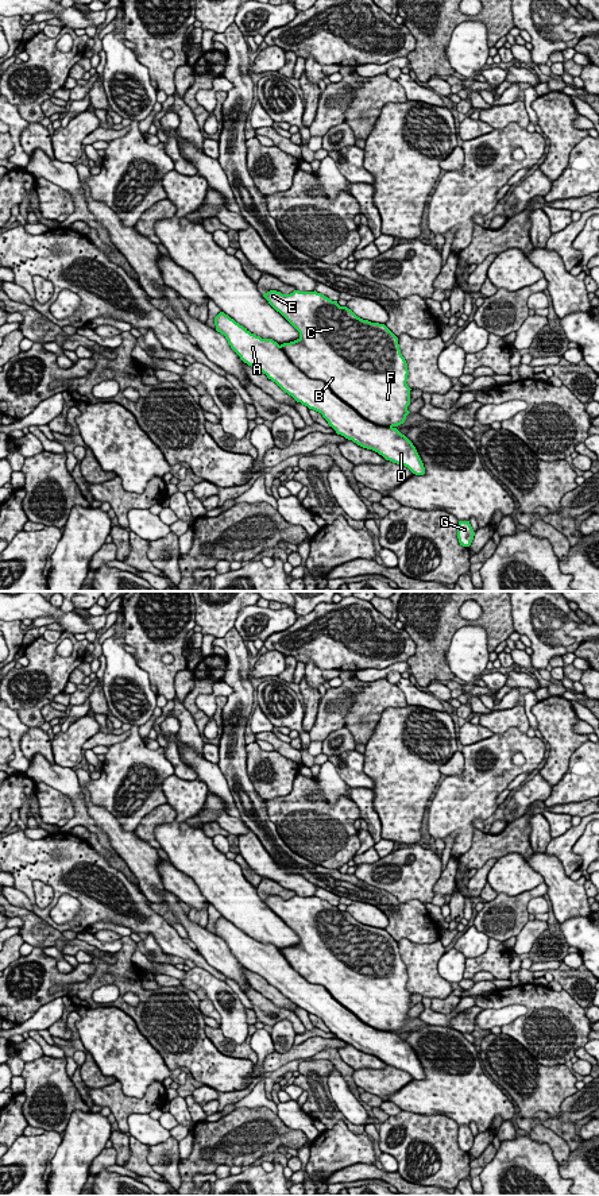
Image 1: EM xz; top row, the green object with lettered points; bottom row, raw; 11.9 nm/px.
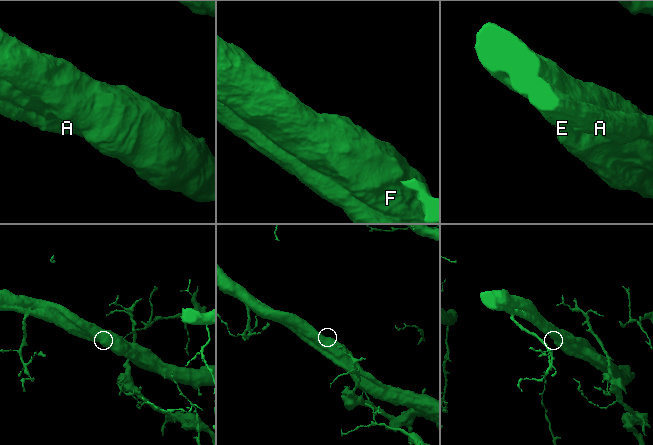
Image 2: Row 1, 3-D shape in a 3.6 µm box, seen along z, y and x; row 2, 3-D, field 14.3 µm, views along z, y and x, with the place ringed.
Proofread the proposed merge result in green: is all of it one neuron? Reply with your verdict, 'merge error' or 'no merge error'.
no merge error

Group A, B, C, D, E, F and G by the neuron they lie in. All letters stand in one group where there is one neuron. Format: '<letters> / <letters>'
A B C D E F G

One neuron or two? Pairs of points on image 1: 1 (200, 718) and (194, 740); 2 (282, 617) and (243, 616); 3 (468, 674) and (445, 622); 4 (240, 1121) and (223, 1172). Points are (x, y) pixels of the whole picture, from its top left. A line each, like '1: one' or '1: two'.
1: two
2: one
3: two
4: two

